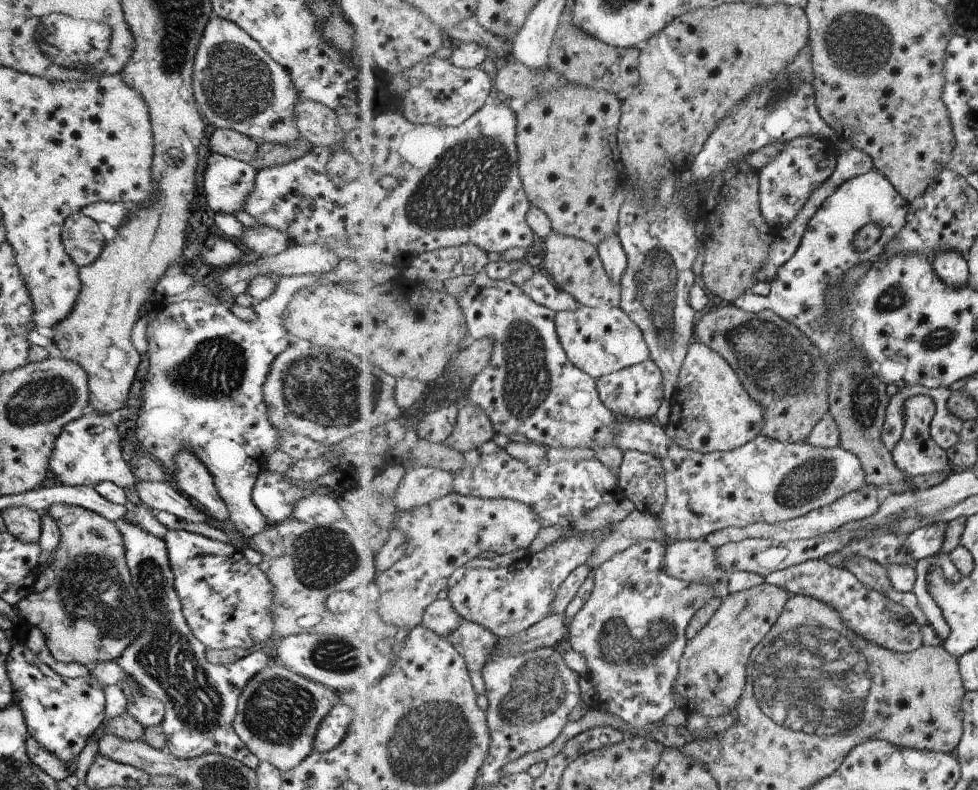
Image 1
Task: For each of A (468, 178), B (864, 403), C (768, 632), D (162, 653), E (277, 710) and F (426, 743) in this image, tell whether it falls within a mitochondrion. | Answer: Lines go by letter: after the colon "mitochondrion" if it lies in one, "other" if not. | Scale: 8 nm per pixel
A: mitochondrion
B: mitochondrion
C: mitochondrion
D: mitochondrion
E: mitochondrion
F: mitochondrion

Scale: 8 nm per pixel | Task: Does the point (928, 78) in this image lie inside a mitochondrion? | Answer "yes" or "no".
no

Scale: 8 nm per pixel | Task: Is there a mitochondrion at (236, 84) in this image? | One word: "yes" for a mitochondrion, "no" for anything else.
yes

